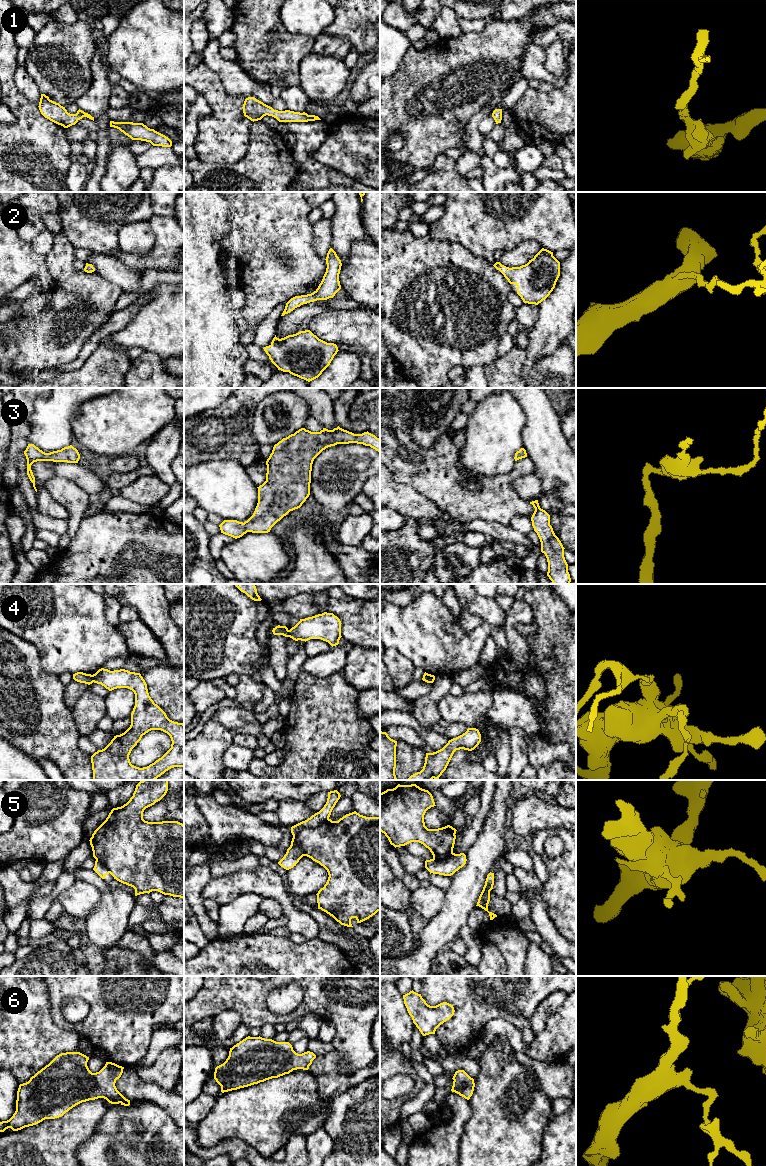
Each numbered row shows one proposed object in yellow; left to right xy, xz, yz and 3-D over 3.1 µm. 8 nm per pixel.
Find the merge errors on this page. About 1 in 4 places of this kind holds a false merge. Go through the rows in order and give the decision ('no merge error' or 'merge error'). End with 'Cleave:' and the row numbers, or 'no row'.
1: no merge error
2: no merge error
3: no merge error
4: merge error
5: no merge error
6: no merge error
Cleave: 4

